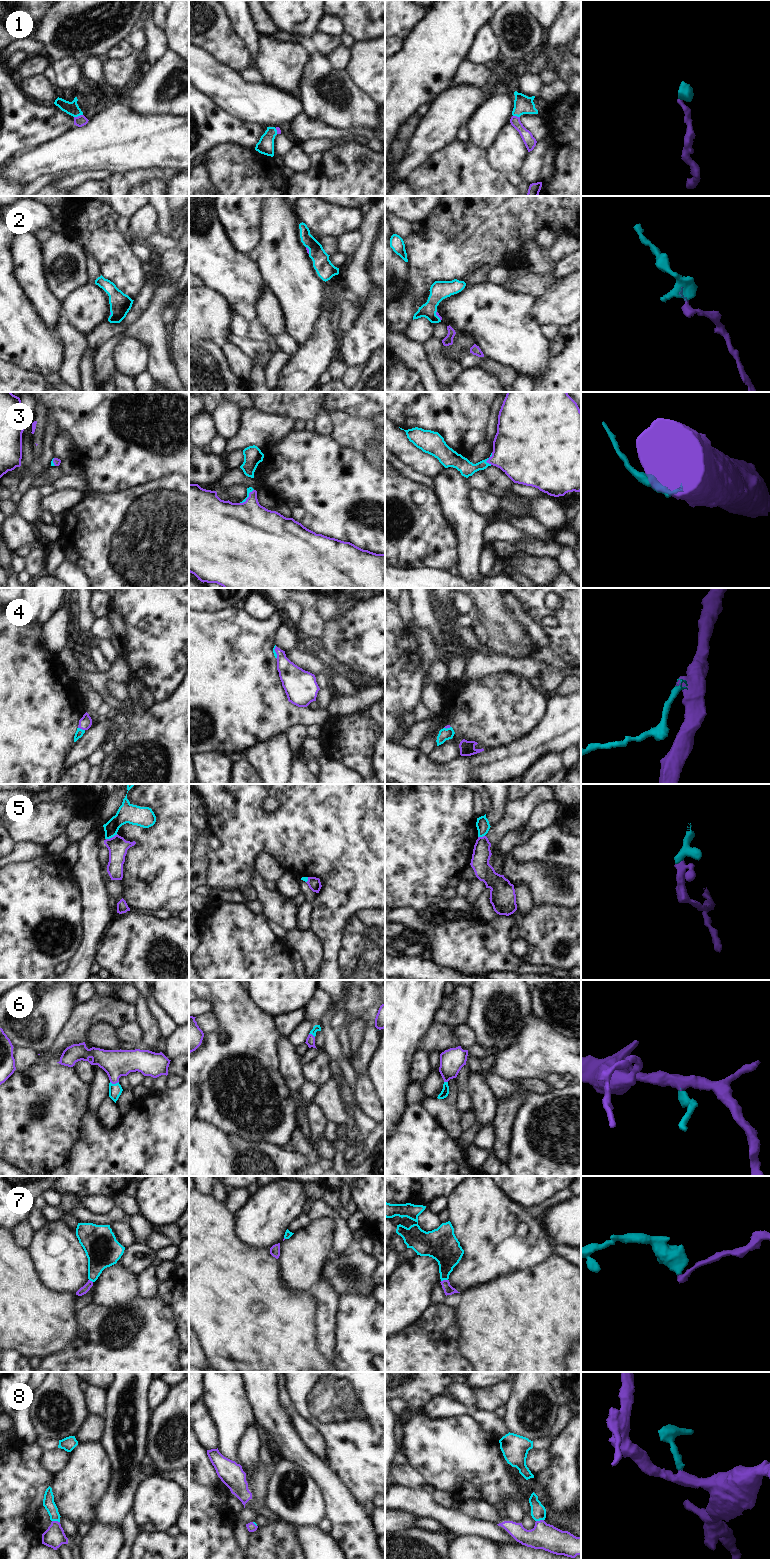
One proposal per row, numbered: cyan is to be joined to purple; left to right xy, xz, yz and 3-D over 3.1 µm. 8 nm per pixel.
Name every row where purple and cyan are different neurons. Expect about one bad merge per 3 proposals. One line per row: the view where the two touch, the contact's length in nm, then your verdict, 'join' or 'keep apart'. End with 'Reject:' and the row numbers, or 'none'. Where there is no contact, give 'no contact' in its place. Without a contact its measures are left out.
1: contact in xy; length 80 nm; join
2: contact in yz; length 90 nm; join
3: contact in yz; length 100 nm; join
4: contact in xy; length 60 nm; join
5: contact in xy; length 100 nm; keep apart
6: contact in xy; length 70 nm; join
7: contact in yz; length 60 nm; join
8: contact in xy; length 70 nm; join
Reject: 5

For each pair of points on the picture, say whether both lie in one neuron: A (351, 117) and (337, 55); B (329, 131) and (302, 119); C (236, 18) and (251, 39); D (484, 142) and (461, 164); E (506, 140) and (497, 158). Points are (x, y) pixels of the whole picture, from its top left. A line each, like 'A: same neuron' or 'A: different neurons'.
A: different neurons
B: same neuron
C: same neuron
D: different neurons
E: same neuron

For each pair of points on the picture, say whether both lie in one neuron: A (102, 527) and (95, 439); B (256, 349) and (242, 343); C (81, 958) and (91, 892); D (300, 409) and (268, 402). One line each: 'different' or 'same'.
A: different
B: same
C: same
D: same

